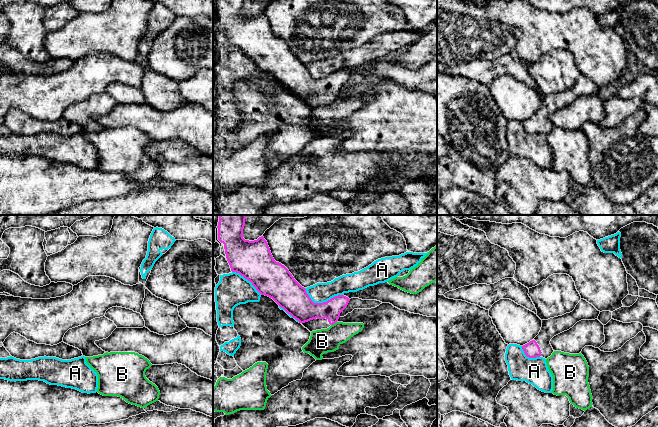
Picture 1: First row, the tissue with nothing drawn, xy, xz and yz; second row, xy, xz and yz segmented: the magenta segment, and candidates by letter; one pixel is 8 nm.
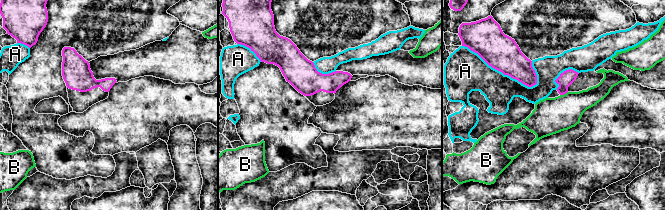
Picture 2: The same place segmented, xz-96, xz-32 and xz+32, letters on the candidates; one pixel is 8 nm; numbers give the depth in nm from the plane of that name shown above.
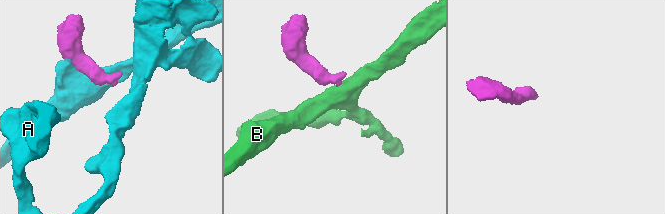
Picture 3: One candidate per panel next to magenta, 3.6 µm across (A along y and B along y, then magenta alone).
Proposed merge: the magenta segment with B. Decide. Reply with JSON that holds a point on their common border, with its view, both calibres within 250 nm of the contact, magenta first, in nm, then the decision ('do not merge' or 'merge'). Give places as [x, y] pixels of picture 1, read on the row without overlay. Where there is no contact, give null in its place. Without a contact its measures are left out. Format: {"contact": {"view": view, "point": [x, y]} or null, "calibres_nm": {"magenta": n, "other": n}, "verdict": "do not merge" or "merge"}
{"contact": {"view": "xz", "point": [333, 99]}, "calibres_nm": {"magenta": 180, "other": 190}, "verdict": "do not merge"}

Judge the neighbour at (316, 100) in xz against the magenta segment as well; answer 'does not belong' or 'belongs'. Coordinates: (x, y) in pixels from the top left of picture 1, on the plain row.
belongs

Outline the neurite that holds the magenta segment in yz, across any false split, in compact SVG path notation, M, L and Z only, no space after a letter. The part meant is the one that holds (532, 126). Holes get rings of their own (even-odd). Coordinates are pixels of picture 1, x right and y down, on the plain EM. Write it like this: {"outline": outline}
{"outline": "M581 75L572 88L542 96L539 110L532 117L522 122L525 131L529 134L543 133L547 135L554 128L550 120L554 112L569 106L581 96L598 95L599 90L600 87L592 80Z"}

